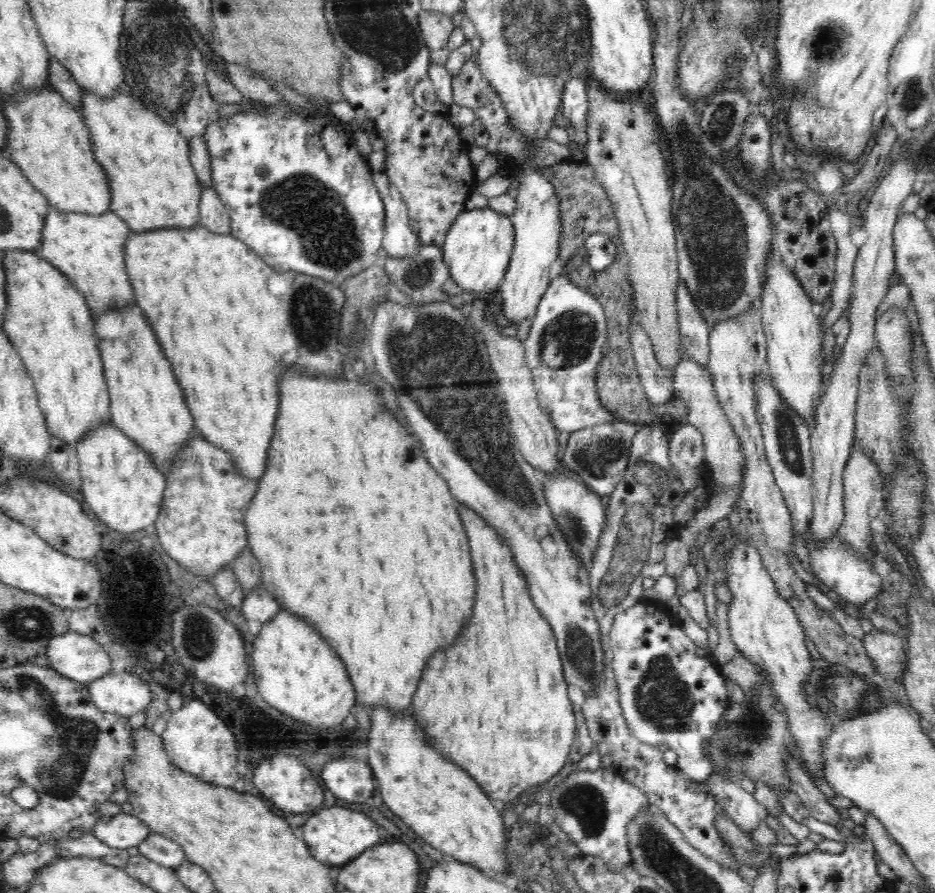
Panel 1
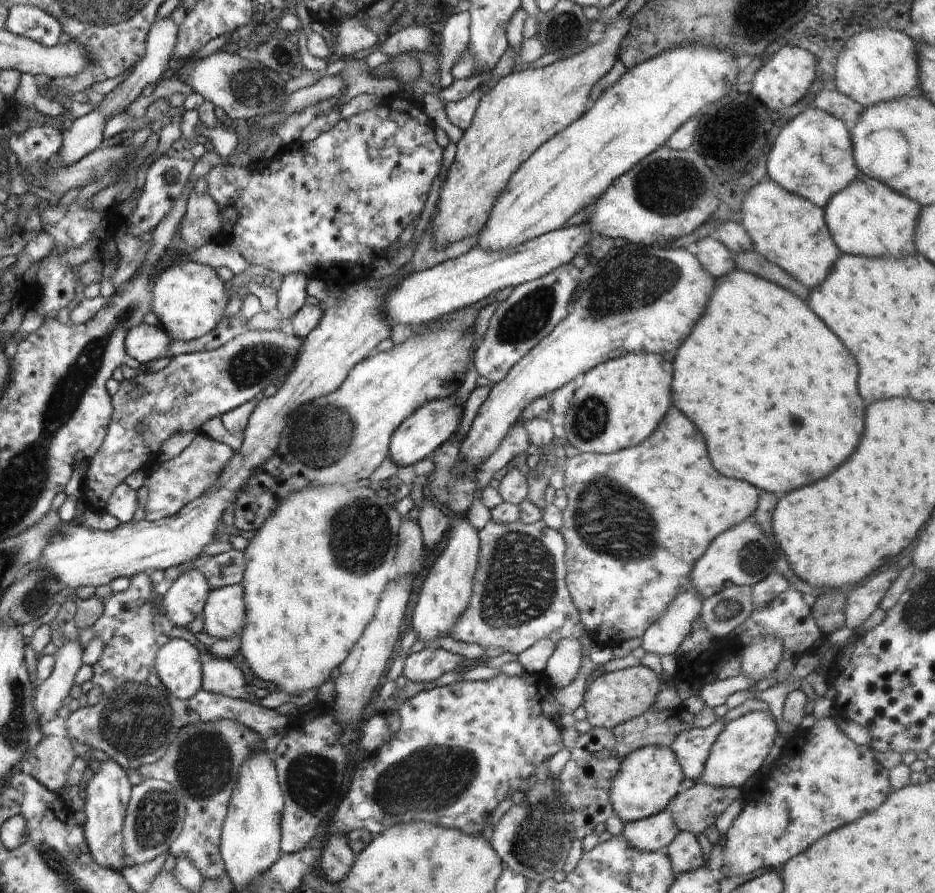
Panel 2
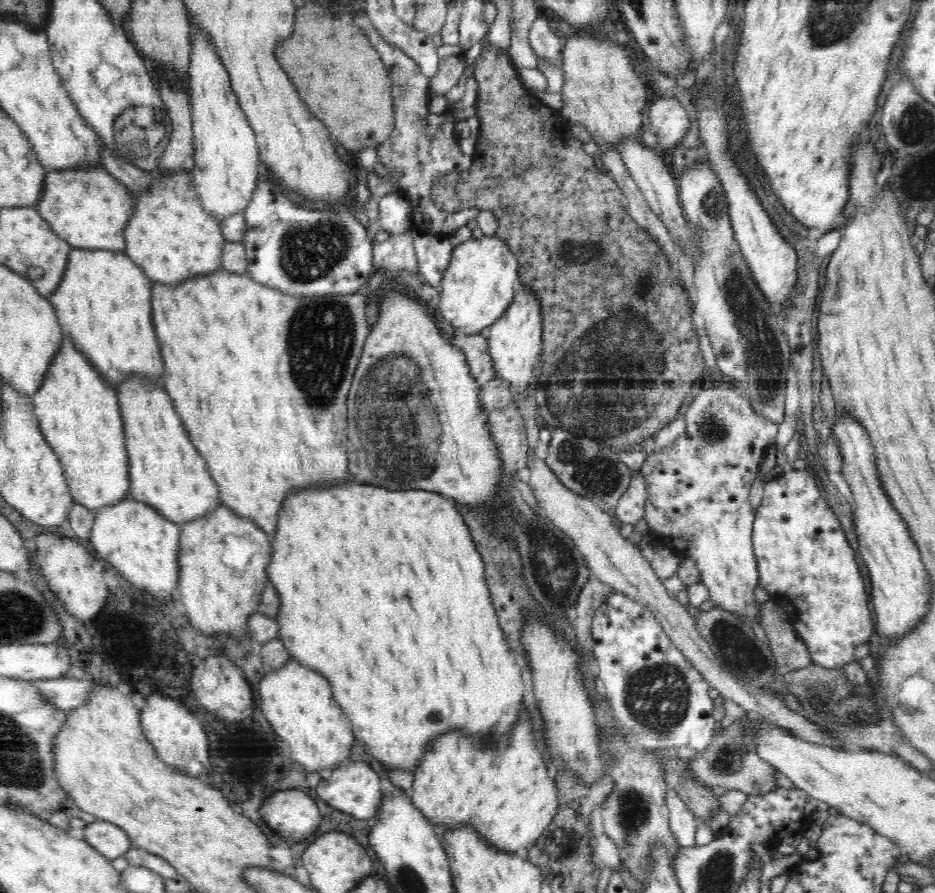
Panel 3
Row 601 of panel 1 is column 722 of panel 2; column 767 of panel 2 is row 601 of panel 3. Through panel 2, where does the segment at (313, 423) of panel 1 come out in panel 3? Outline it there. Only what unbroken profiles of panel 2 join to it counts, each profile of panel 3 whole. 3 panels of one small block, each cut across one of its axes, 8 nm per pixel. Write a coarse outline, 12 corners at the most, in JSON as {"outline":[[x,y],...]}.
{"outline":[[292,492],[279,639],[414,772],[524,682],[454,501]]}

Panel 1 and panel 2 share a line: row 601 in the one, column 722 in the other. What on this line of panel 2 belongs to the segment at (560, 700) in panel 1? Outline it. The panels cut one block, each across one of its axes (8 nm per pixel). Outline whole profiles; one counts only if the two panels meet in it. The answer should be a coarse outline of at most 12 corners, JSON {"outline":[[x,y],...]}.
{"outline":[[672,405],[564,465],[586,633],[640,638],[760,489]]}

